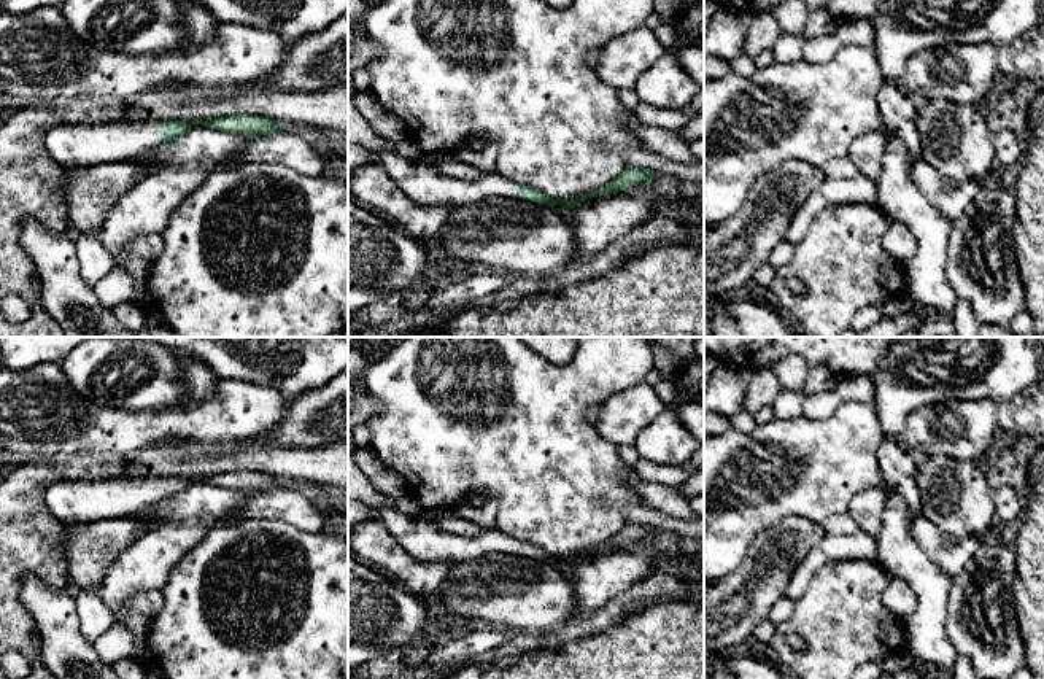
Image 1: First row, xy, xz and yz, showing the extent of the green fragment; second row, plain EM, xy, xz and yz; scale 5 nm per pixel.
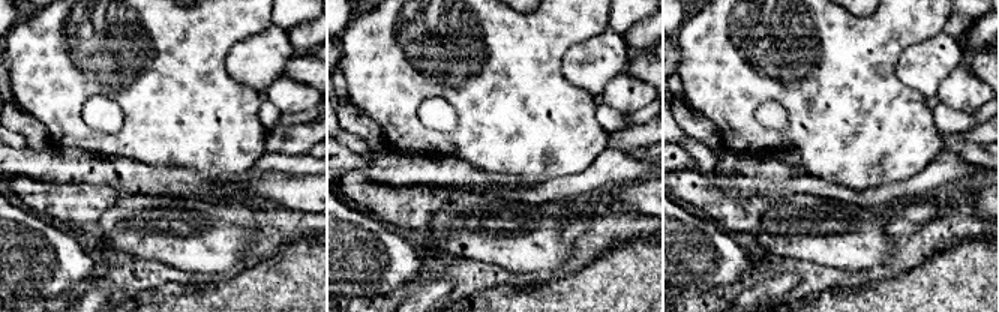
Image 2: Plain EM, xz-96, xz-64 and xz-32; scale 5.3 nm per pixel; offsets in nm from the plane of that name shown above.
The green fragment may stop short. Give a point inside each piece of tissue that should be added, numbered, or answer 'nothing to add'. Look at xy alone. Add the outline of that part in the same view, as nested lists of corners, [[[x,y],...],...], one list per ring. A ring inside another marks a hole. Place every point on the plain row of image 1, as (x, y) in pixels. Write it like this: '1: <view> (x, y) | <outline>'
1: xy (73, 501) | [[[148,477],[65,480],[52,483],[44,501],[52,515],[67,525],[110,518],[141,517],[162,499],[165,485]]]

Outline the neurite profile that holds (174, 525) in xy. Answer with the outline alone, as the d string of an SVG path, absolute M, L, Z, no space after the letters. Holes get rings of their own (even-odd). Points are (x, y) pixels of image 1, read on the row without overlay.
M192 482L188 488L154 502L141 518L145 520L145 533L122 553L119 553L108 566L105 580L97 590L99 596L113 614L114 623L127 628L137 644L137 658L146 660L156 668L148 652L149 617L130 614L126 606L129 599L145 590L162 590L168 580L173 566L194 549L208 533L219 525L230 523L235 510L248 496L248 491L222 488Z

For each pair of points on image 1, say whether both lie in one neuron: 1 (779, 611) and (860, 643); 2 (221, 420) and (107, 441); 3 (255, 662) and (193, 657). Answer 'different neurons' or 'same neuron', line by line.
1: different neurons
2: same neuron
3: same neuron

